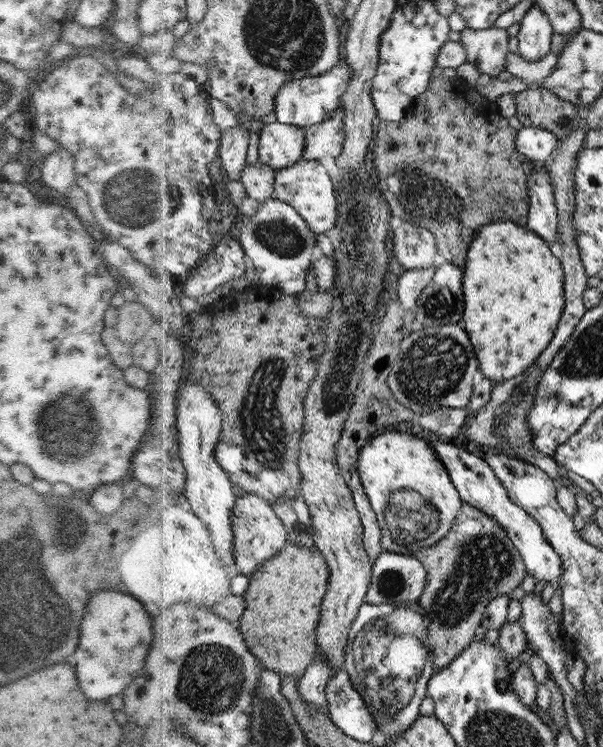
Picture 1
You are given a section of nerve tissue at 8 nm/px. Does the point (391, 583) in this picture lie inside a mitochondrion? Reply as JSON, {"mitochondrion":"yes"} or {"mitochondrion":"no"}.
{"mitochondrion":"yes"}

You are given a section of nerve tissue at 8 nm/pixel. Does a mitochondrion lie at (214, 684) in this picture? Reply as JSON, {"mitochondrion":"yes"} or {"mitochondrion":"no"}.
{"mitochondrion":"yes"}

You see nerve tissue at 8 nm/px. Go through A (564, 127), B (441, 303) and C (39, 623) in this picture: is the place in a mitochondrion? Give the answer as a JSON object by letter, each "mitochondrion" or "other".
{"A":"other","B":"mitochondrion","C":"mitochondrion"}

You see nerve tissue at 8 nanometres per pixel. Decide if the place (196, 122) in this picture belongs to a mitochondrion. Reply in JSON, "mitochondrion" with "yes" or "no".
{"mitochondrion":"no"}

